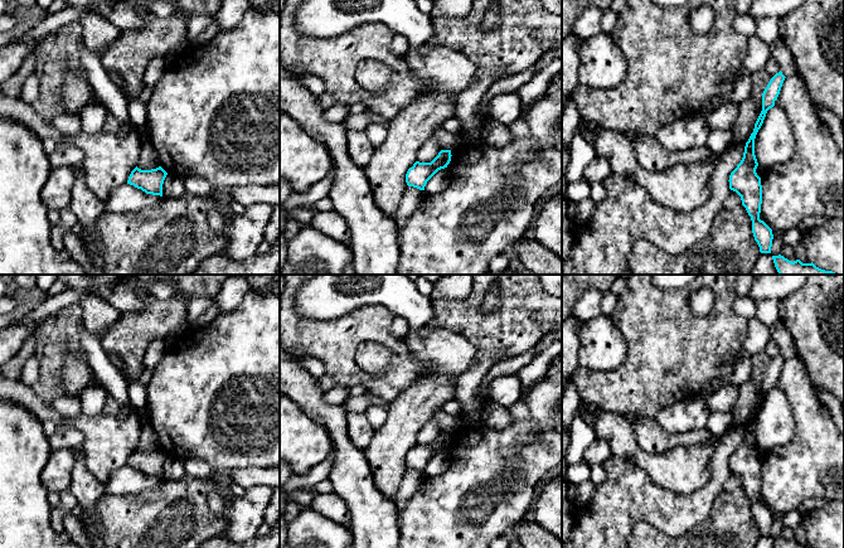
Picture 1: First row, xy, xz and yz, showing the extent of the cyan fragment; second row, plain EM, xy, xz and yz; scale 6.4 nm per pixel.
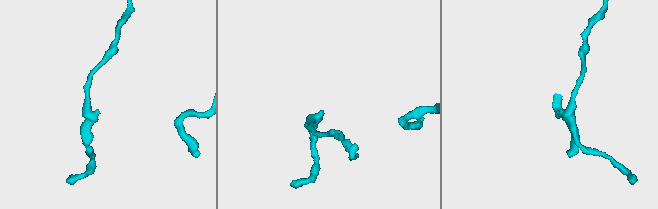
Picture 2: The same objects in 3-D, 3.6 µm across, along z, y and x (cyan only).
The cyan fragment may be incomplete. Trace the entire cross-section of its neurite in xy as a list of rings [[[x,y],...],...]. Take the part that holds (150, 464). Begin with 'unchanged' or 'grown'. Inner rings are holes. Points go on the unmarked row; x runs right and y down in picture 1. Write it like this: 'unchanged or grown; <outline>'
unchanged; [[[137,448],[131,454],[127,466],[141,471],[146,476],[163,479],[163,466],[168,455],[161,450],[141,452]]]

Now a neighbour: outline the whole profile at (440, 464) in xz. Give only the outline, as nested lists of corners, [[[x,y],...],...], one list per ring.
[[[441,451],[438,452],[426,466],[425,476],[436,476],[447,471],[450,467],[450,455],[448,452]]]

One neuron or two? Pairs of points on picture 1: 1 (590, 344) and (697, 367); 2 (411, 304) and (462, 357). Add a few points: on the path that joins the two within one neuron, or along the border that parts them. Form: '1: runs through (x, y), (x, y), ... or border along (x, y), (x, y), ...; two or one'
1: border along (614, 324), (625, 340), (626, 358), (604, 372); two
2: border along (427, 324), (410, 329); two

